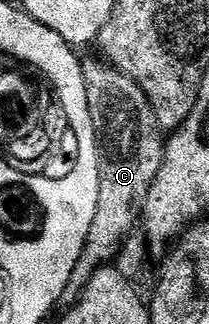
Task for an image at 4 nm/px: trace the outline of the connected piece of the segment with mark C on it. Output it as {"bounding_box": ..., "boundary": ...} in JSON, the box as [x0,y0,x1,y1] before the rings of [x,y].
{"bounding_box":[60,57,166,304],"boundary":[[[85,57],[82,65],[86,104],[90,104],[90,120],[94,124],[96,151],[100,157],[98,212],[94,212],[88,243],[84,245],[78,264],[74,264],[74,272],[70,272],[70,280],[60,297],[64,304],[75,302],[90,276],[100,267],[109,265],[120,253],[120,245],[141,221],[144,201],[164,162],[166,142],[146,92],[142,92],[140,85],[117,66],[103,57],[95,57]]]}

